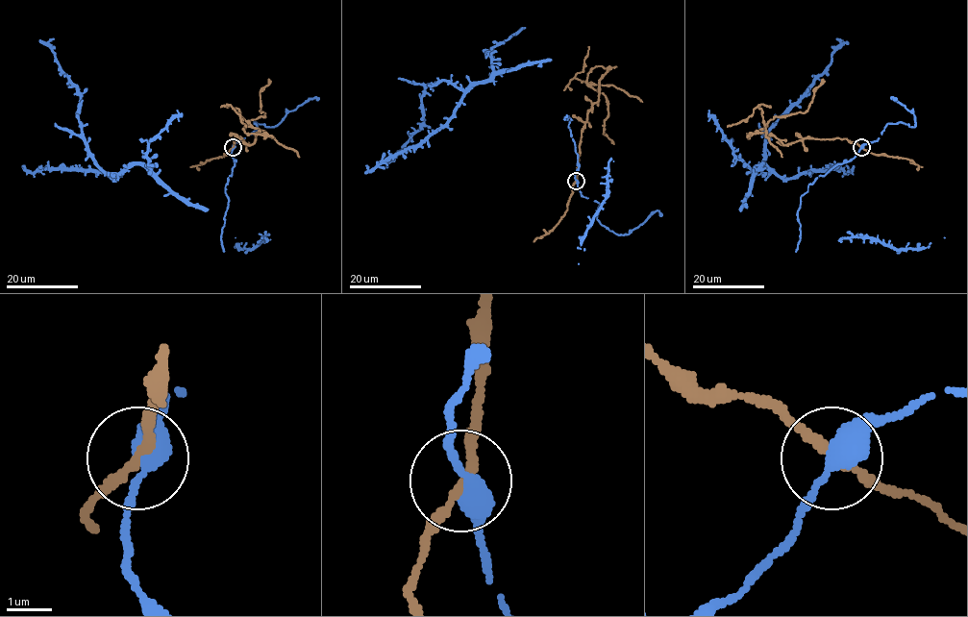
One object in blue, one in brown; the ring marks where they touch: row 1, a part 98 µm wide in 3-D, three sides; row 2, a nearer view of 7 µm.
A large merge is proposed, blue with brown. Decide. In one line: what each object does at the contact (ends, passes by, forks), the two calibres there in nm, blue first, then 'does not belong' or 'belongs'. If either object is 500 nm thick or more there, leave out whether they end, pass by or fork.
blue passes by | brown passes by | 400/190 nm | does not belong

